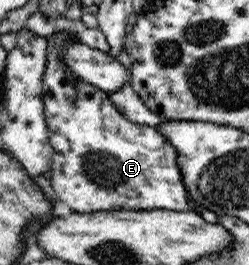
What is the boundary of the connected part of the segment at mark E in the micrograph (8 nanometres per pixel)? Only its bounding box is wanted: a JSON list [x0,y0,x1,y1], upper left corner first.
[43,29,190,213]

